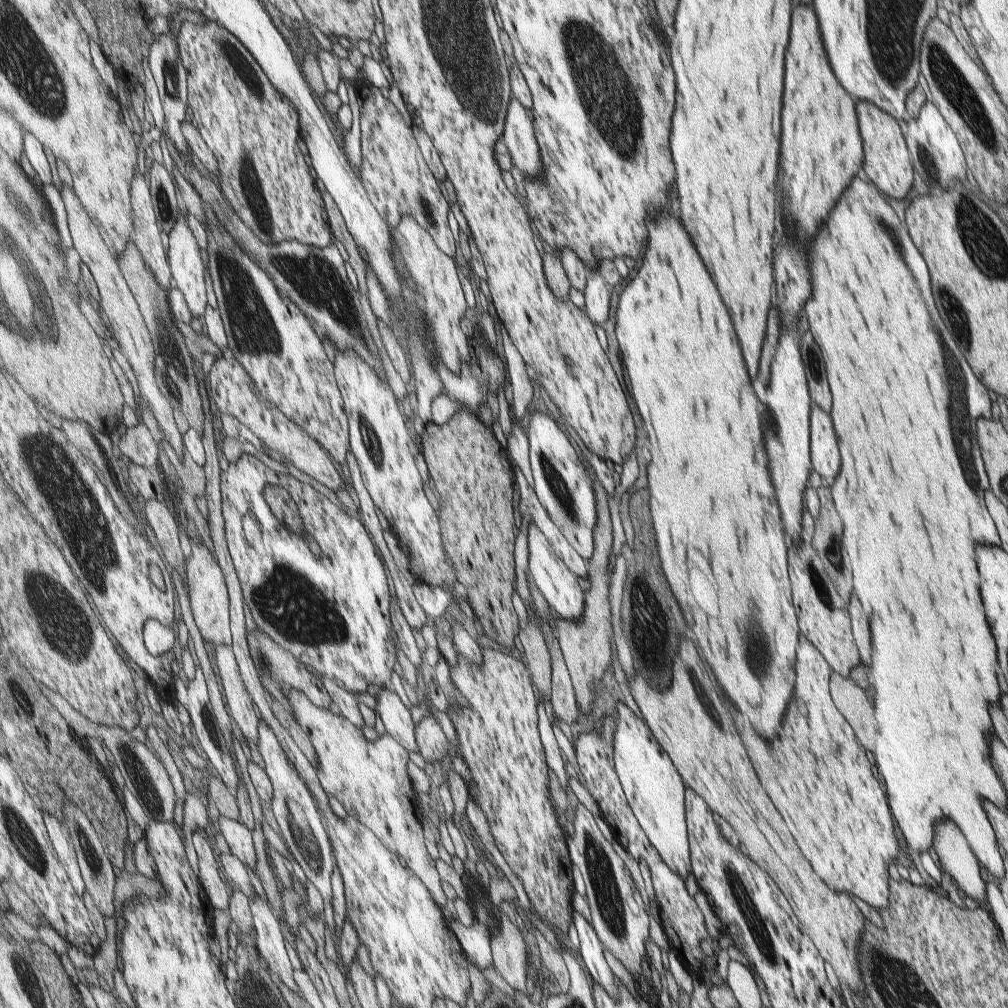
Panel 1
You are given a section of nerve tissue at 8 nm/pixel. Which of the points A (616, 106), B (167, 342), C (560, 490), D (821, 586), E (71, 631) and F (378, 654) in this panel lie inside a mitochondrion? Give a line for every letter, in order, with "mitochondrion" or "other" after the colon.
A: mitochondrion
B: mitochondrion
C: mitochondrion
D: mitochondrion
E: mitochondrion
F: other

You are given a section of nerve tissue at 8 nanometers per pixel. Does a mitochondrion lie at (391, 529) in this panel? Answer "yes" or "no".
no

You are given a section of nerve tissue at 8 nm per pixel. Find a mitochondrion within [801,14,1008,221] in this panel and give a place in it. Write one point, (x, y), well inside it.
(952, 84)

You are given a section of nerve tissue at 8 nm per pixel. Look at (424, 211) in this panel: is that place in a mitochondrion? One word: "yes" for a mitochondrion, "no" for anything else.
yes

